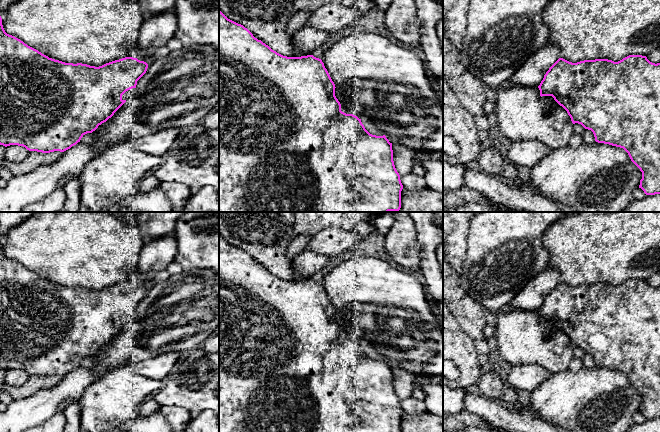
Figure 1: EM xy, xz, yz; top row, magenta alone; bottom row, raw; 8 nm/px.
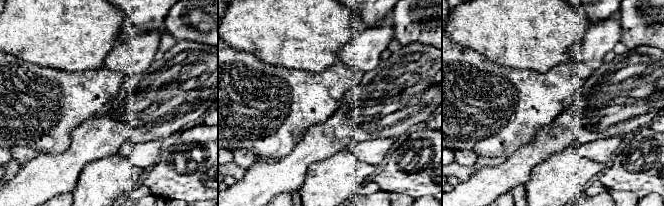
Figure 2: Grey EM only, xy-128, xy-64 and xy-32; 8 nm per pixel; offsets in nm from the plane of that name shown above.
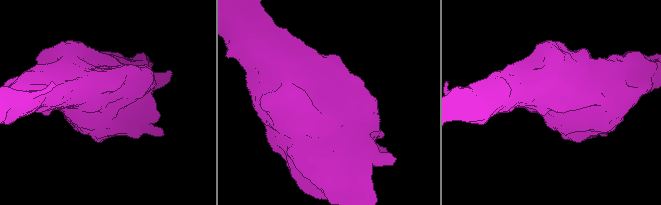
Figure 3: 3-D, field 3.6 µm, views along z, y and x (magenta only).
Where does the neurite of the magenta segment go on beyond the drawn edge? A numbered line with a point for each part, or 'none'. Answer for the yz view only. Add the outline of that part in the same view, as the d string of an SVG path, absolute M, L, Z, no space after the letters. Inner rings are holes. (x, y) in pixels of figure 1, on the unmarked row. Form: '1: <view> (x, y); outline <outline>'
none

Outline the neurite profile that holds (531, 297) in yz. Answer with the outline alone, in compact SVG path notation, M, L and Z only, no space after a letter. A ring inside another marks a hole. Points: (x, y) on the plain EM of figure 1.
M546 267L516 294L507 308L538 311L546 296L559 282L559 271L556 268Z

